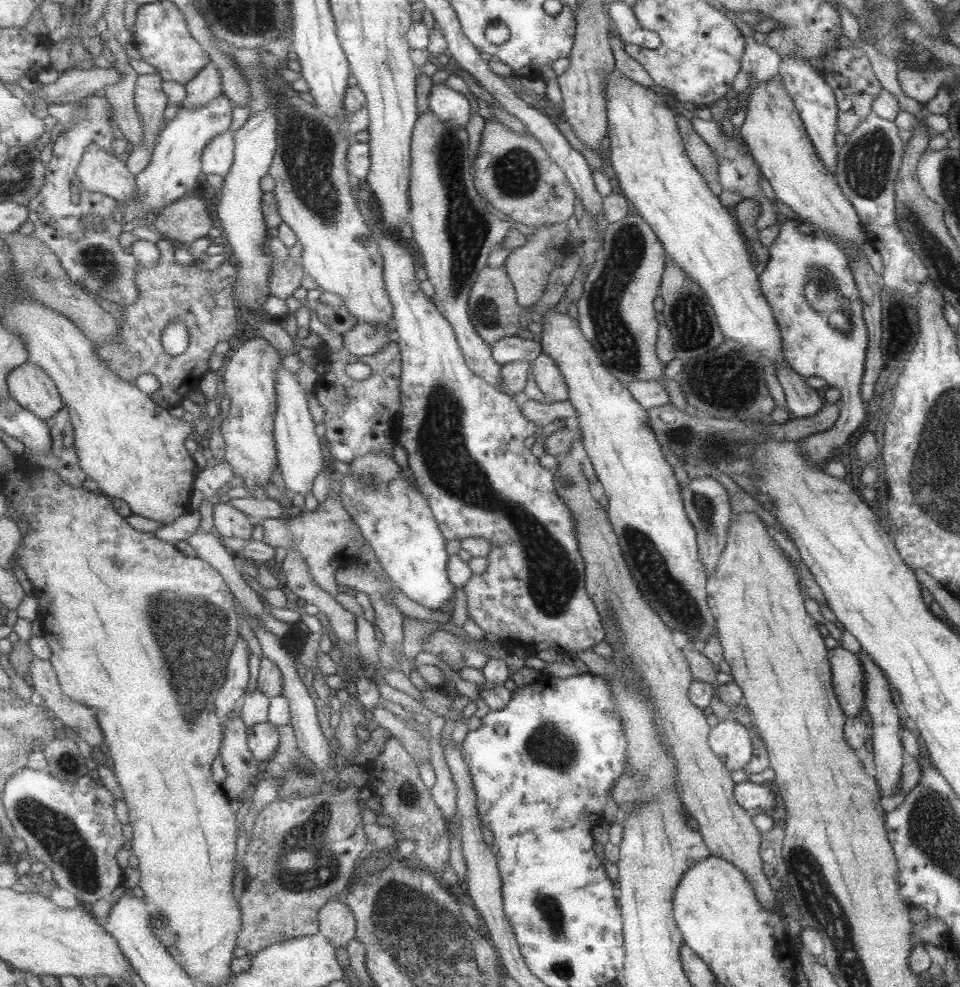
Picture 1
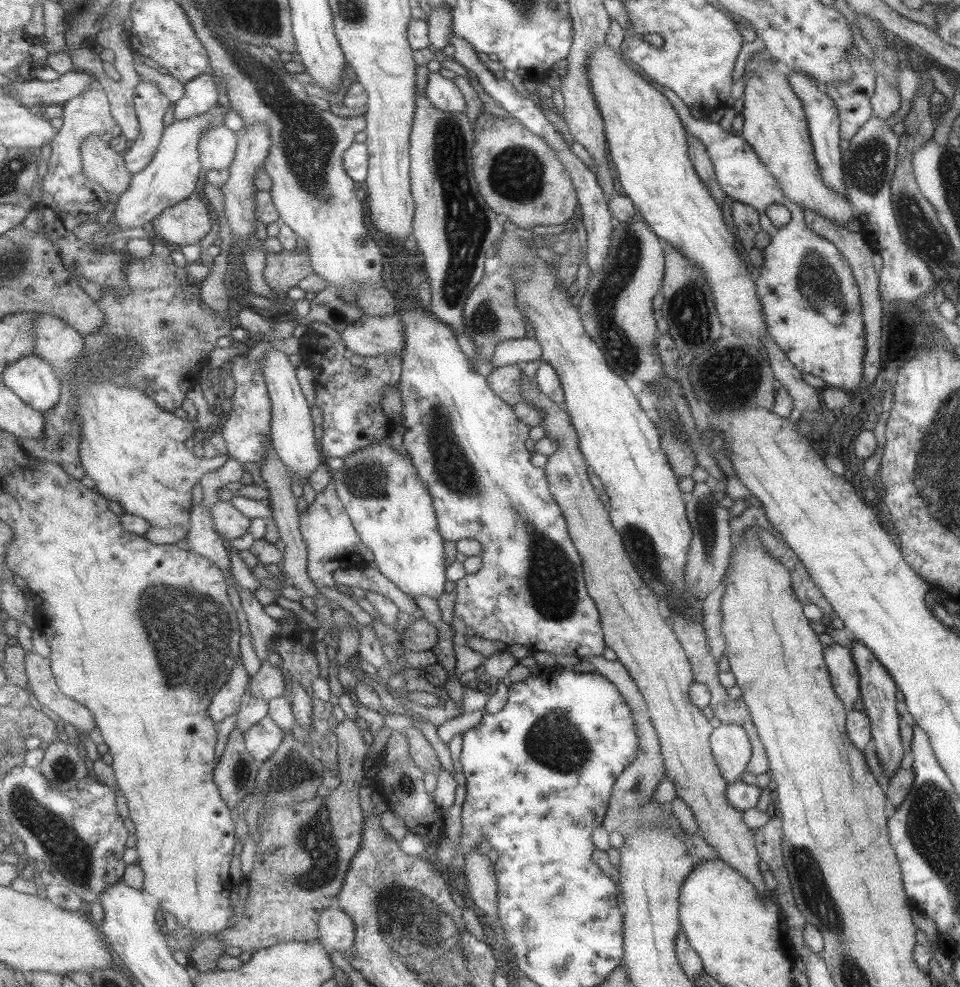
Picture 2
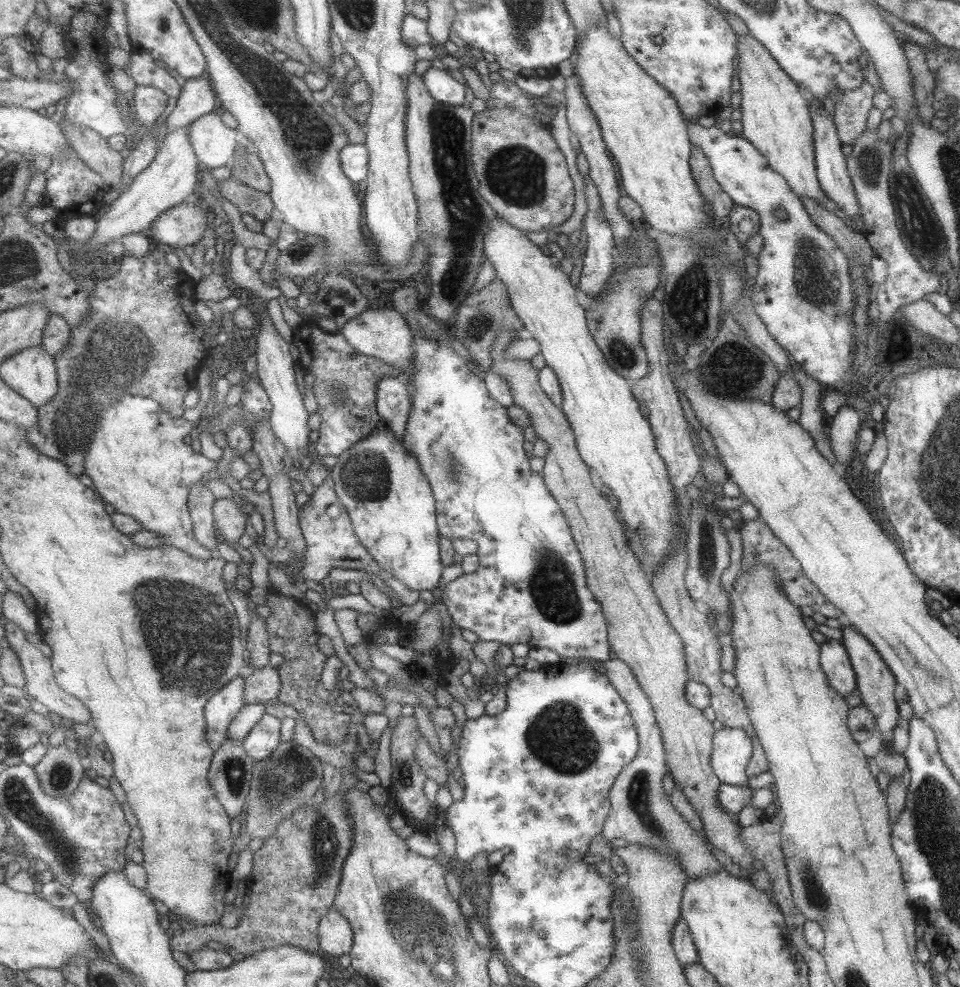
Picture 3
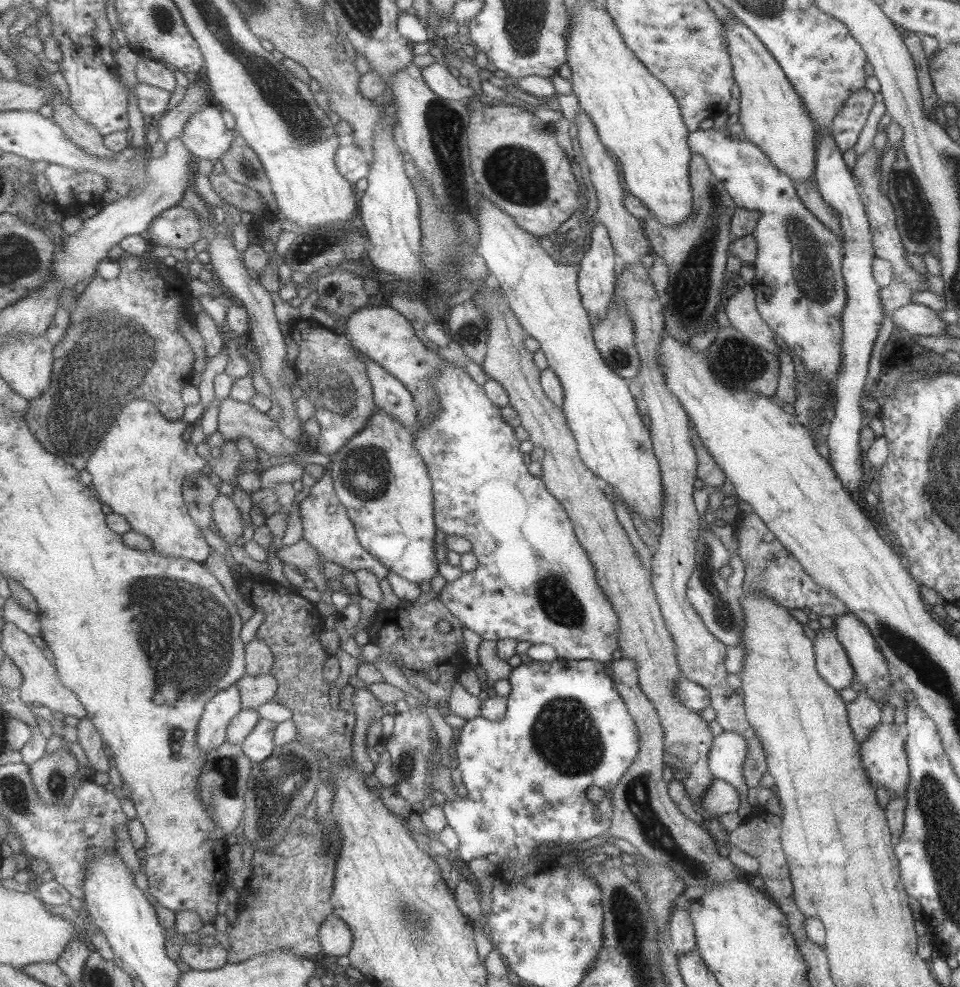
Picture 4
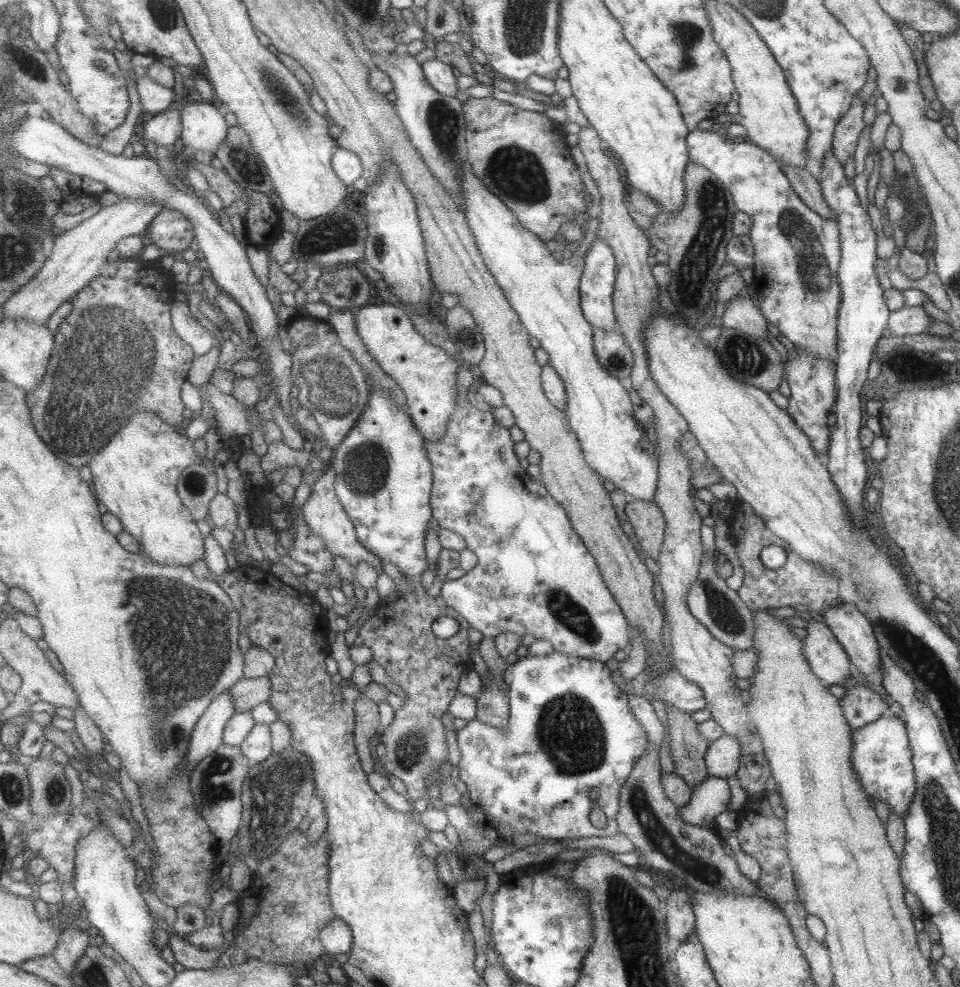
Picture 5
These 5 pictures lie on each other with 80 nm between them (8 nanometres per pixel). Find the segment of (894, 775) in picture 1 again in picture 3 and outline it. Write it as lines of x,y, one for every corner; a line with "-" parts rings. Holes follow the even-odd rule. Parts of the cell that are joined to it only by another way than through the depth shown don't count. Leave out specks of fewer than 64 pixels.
843,620
841,630
843,636
841,636
840,644
845,647
851,667
855,672
856,689
859,691
861,701
865,704
865,708
875,716
876,726
879,728
883,745
891,747
892,730
897,724
897,718
899,718
897,703
893,697
896,680
893,674
889,672
889,668
883,663
881,656
878,656
873,647
865,640
865,636
861,636
857,629
849,626
849,623
845,623

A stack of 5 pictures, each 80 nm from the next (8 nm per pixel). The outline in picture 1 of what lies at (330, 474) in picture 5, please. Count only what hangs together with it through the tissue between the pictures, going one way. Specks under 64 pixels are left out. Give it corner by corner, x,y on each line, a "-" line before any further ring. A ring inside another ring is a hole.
333,491
318,503
316,509
305,510
299,516
290,517
289,522
282,518
264,518
262,521
261,541
273,547
283,547
285,550
297,546
303,557
308,559
311,574
317,584
333,596
339,592
338,570
357,564
360,560
361,546
366,542
359,525

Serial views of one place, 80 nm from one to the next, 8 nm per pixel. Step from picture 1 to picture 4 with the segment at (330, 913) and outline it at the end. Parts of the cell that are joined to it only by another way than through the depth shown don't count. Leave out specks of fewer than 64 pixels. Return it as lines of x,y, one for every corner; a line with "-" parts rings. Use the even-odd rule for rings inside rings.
335,914
329,916
320,930
320,941
324,948
324,954
348,956
354,943
353,931
345,920

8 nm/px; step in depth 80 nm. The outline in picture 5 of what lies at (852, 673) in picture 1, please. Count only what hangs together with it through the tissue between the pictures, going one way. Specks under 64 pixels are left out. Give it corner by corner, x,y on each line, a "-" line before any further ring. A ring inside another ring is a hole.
811,617
807,620
807,636
803,638
803,657
811,673
826,687
841,683
848,678
853,668
843,647
833,637
821,619

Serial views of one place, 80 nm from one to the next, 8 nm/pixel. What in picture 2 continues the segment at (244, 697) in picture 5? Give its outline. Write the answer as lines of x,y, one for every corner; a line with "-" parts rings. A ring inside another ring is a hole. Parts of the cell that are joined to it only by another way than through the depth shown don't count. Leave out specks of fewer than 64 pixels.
267,661
262,662
261,668
251,677
251,697
261,698
271,702
275,698
287,694
288,684
281,666
275,666

